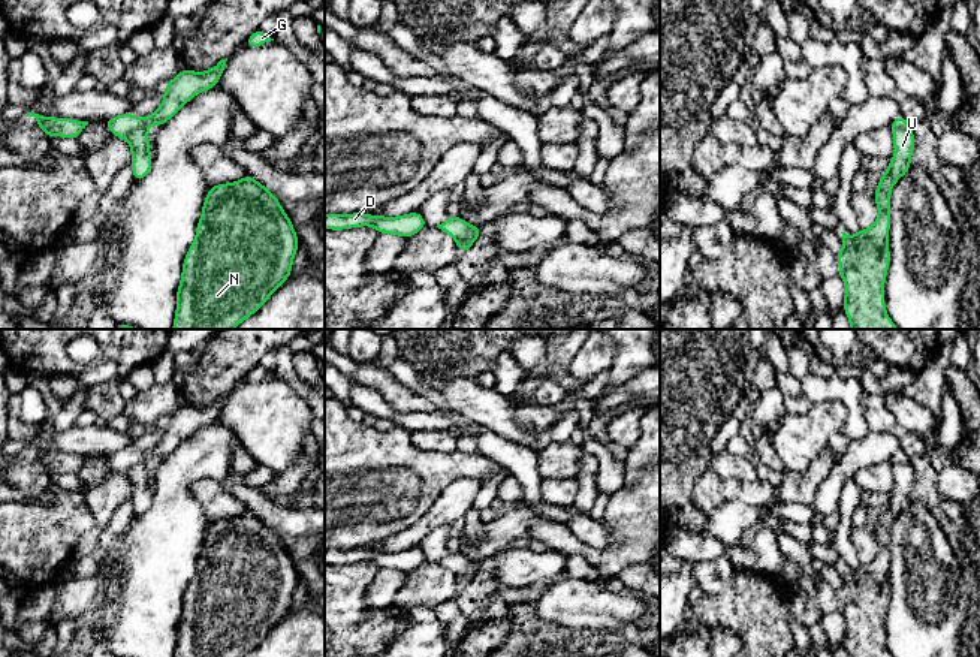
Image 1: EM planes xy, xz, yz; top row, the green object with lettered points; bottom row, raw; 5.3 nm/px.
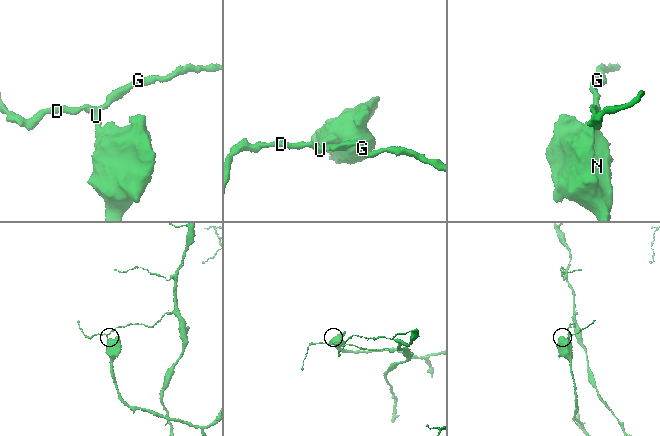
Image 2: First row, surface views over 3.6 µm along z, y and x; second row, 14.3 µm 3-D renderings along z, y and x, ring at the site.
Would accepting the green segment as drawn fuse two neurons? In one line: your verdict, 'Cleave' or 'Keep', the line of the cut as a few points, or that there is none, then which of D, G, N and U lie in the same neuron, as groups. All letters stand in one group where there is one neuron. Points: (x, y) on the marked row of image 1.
Cleave. Split along xy (145, 126), (138, 126), (123, 136). Groups: D G / N U

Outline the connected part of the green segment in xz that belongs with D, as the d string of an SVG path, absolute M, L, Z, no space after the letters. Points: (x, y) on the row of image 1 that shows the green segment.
M419 211L401 217L377 217L365 213L325 216L325 229L343 230L359 226L373 226L379 233L393 233L408 239L428 224Z

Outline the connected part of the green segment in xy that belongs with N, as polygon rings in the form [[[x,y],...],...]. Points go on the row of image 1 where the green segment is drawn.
[[[245,175],[235,183],[211,186],[203,201],[196,238],[184,257],[172,329],[233,329],[254,314],[289,278],[298,247],[293,224],[278,199],[254,178]]]

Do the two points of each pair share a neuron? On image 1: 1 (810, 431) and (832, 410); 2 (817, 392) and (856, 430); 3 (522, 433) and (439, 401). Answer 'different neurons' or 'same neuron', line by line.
1: same neuron
2: same neuron
3: different neurons

